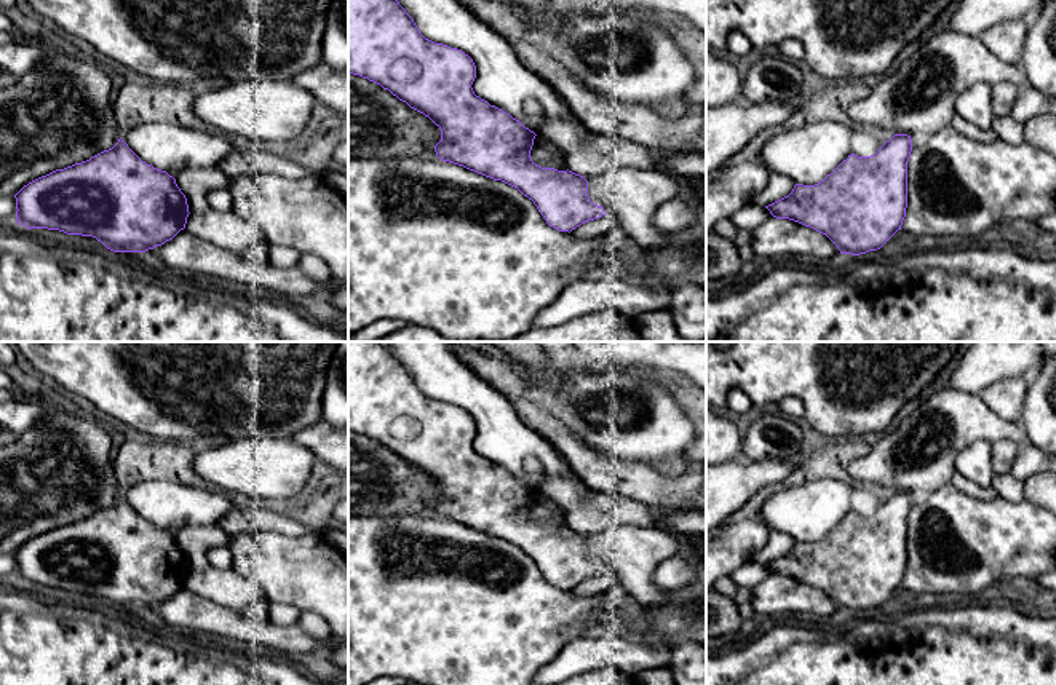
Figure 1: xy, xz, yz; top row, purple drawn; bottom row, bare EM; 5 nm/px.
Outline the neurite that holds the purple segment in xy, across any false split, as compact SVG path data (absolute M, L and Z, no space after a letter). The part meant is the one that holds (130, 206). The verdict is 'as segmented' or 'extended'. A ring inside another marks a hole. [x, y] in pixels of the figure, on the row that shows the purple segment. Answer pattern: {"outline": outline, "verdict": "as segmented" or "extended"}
{"outline": "M120 137L118 142L86 161L56 169L24 185L16 195L16 222L26 228L59 230L93 236L113 252L145 252L173 240L185 228L189 204L176 179L142 161Z", "verdict": "as segmented"}

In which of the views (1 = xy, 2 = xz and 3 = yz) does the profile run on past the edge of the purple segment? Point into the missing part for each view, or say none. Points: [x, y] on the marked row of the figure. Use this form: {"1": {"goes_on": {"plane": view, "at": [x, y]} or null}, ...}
{"1": {"goes_on": null}, "2": {"goes_on": null}, "3": {"goes_on": null}}

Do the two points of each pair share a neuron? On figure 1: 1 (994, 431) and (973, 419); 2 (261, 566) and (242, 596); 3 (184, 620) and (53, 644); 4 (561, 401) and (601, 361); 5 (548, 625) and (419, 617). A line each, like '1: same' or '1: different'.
1: same
2: different
3: different
4: different
5: same

